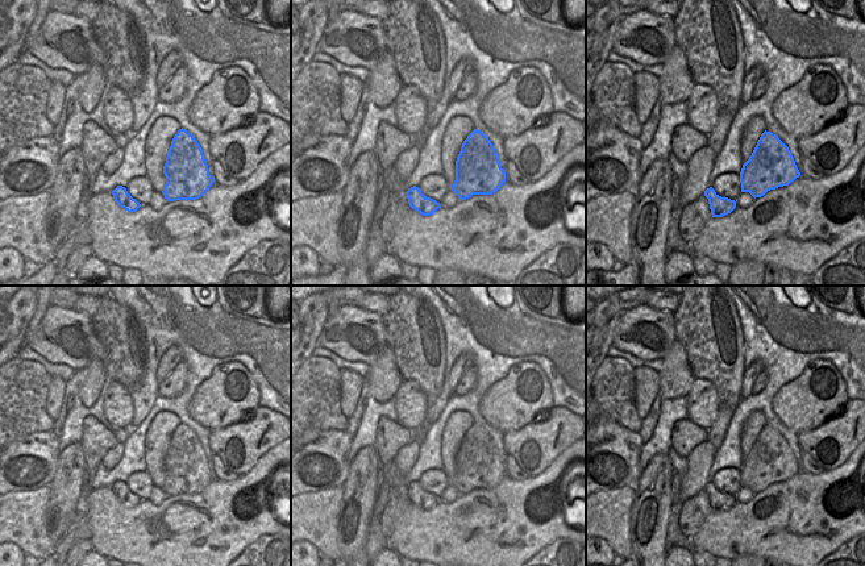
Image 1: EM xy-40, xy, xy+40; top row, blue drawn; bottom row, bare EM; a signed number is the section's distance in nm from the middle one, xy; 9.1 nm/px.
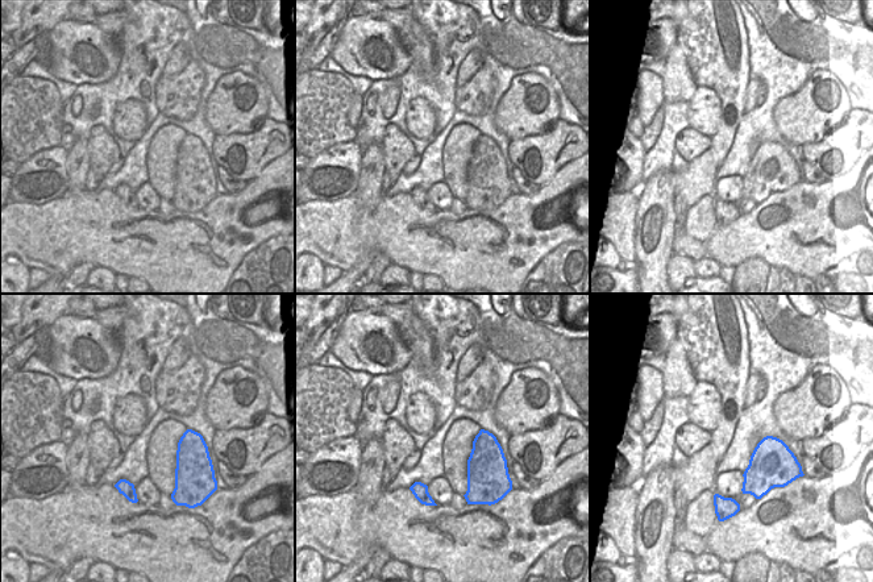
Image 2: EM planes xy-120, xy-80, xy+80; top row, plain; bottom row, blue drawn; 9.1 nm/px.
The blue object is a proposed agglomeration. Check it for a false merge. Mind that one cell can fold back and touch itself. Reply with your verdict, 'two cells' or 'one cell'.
two cells

